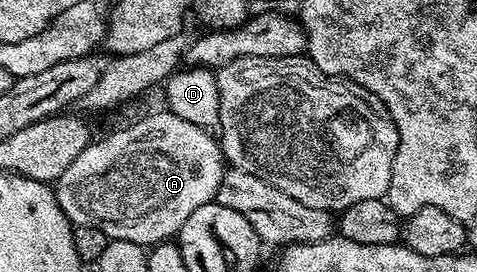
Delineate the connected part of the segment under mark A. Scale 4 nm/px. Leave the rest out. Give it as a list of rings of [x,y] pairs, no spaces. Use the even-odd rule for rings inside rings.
[[[166,108],[160,110],[160,114],[151,114],[124,130],[105,135],[100,142],[99,139],[92,141],[81,156],[77,156],[77,160],[73,160],[73,164],[61,172],[53,189],[57,204],[61,204],[72,227],[101,228],[108,239],[120,238],[150,248],[174,239],[185,220],[189,220],[189,216],[193,216],[201,204],[215,201],[215,193],[225,169],[223,148],[216,135],[197,124],[189,124],[189,120],[181,120],[181,116]]]

